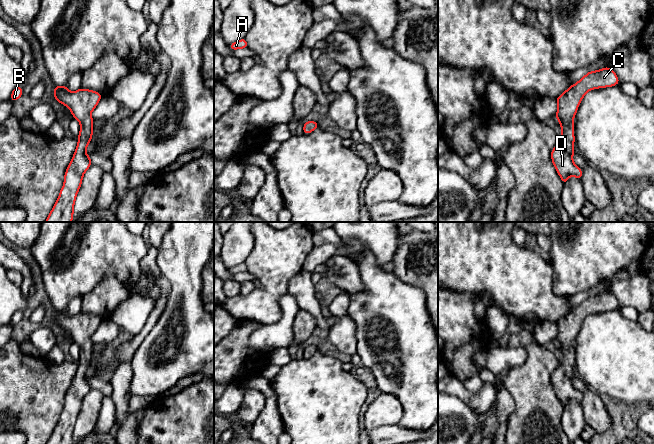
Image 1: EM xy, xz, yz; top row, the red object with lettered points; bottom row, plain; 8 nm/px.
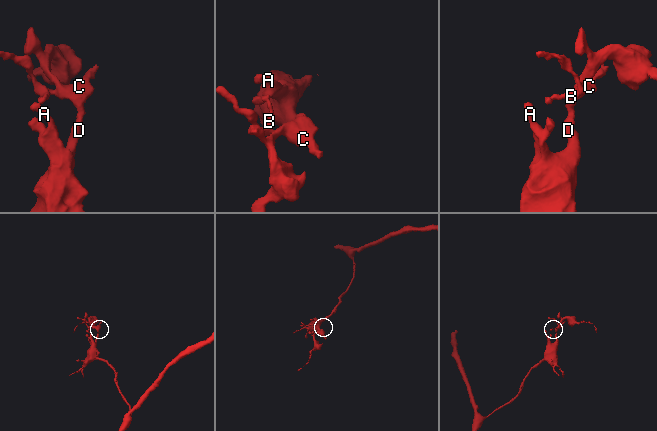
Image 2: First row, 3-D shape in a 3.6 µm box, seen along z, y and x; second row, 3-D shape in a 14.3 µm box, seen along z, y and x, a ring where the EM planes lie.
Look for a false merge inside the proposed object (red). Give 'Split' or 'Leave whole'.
Leave whole

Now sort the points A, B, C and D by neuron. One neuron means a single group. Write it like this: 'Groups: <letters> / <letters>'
Groups: A B C D

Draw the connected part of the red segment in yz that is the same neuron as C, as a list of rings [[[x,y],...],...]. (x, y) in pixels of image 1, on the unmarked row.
[[[609,291],[590,295],[577,307],[558,320],[556,342],[561,349],[560,366],[551,375],[551,383],[563,408],[570,400],[581,404],[583,396],[573,386],[574,347],[573,342],[584,319],[592,313],[611,311],[619,308],[616,297]]]

